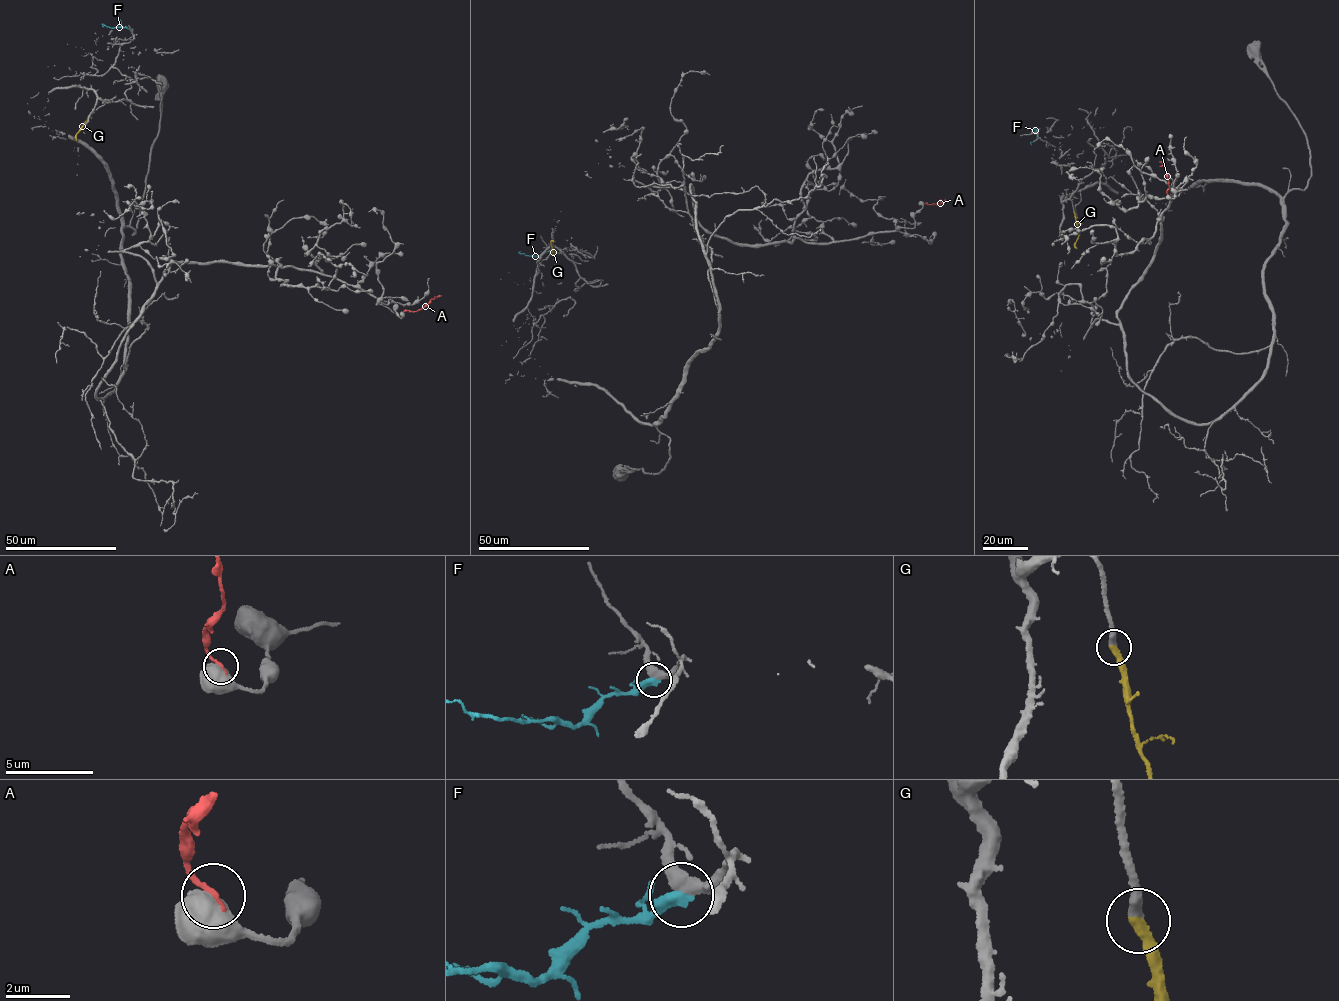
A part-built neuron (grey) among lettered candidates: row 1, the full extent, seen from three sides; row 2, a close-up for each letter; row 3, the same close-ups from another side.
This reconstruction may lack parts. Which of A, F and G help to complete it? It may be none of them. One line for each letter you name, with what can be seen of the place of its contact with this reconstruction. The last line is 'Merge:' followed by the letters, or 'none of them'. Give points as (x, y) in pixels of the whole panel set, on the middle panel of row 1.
G: contact (554, 253)
Merge: G

